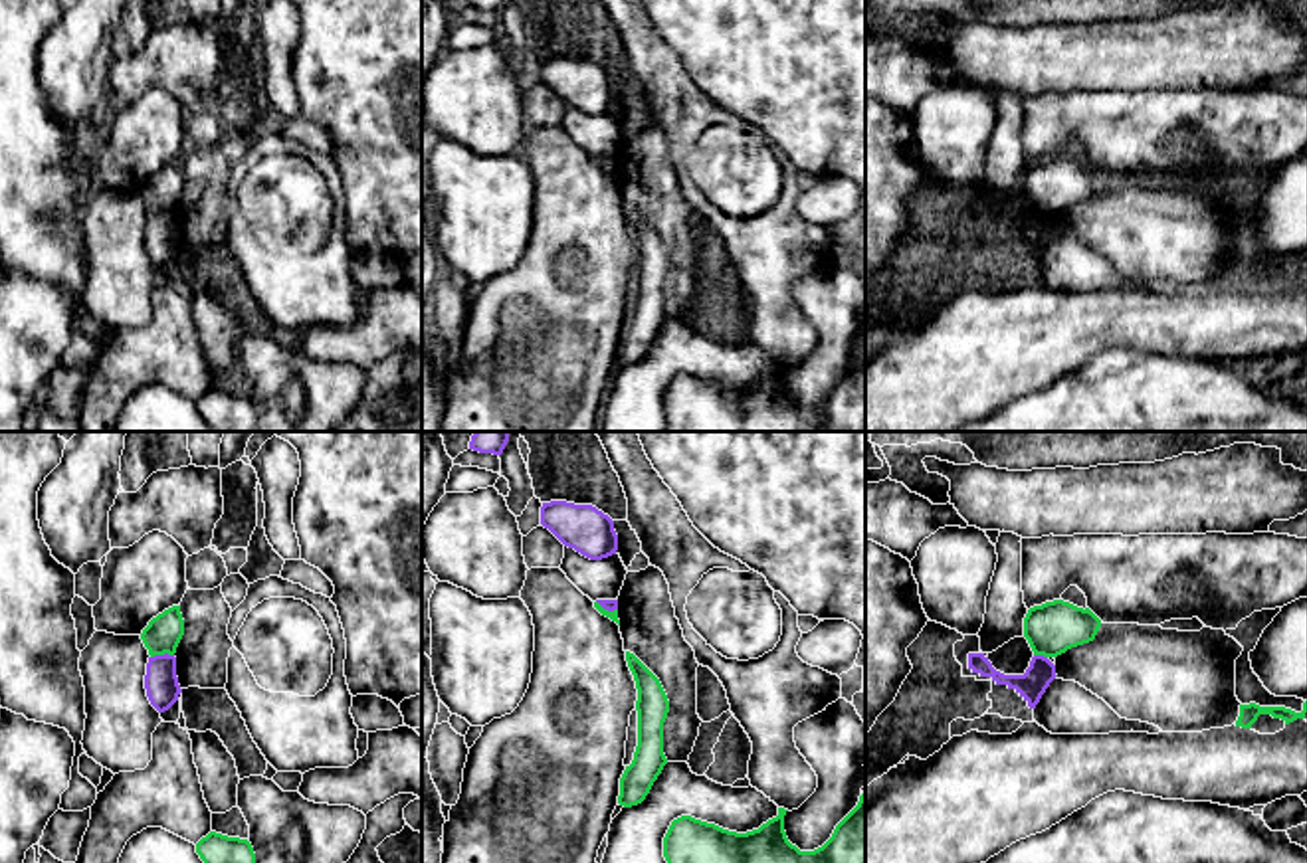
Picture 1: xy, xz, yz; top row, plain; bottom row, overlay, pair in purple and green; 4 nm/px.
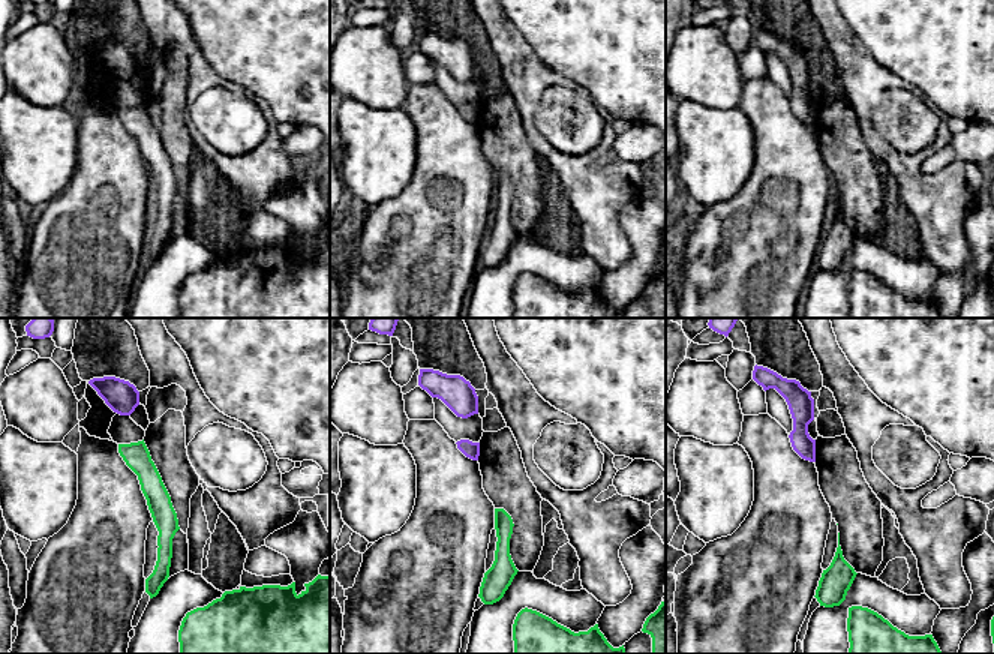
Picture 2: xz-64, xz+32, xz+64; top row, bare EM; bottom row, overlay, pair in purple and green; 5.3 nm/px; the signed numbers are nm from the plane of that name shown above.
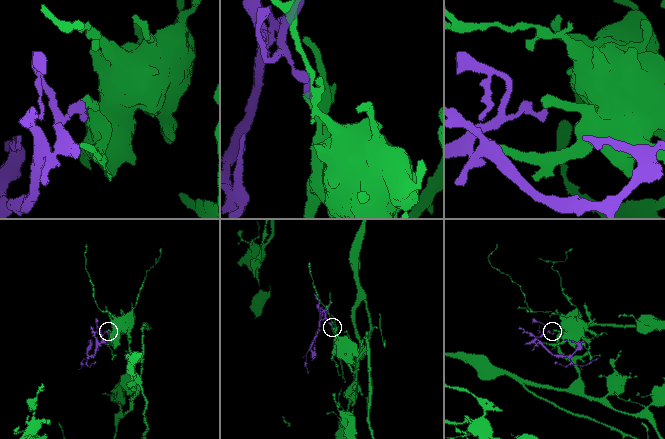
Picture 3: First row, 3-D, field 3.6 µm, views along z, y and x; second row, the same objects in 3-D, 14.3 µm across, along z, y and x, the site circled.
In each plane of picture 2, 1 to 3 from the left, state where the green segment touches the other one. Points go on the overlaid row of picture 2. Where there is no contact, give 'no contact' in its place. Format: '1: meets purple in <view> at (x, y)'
1: no contact
2: no contact
3: no contact

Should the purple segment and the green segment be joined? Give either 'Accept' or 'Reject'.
Reject

